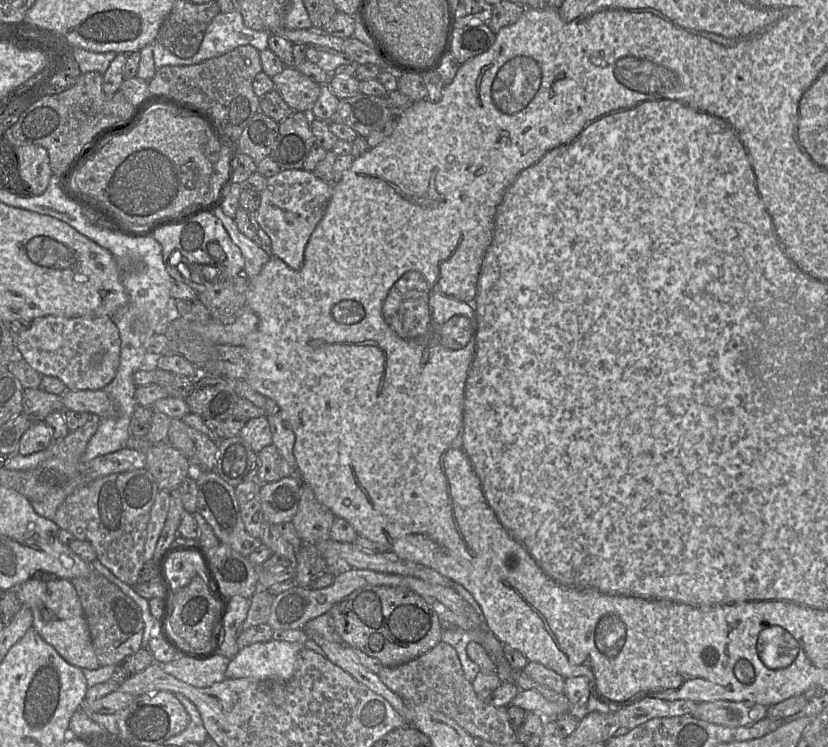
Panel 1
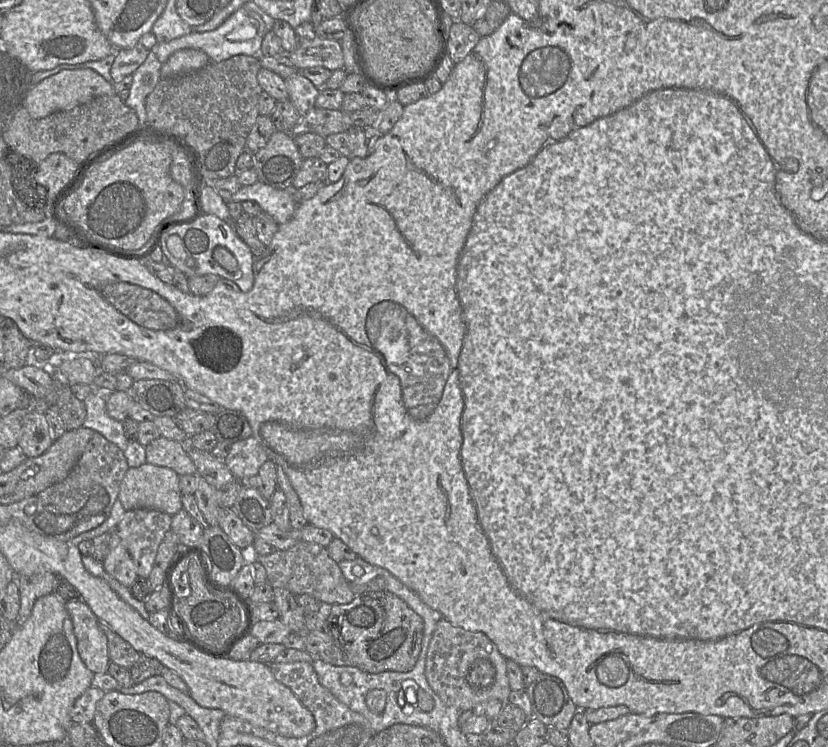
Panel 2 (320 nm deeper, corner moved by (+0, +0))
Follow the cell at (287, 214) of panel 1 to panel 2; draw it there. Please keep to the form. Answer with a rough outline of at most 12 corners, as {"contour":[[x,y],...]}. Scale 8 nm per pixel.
{"contour":[[257,181],[241,186],[230,201],[255,201],[278,224],[297,204],[286,189]]}

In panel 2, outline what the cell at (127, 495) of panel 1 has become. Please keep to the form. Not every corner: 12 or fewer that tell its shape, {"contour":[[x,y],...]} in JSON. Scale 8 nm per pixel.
{"contour":[[116,530],[110,533],[105,571],[130,588],[136,566]]}

